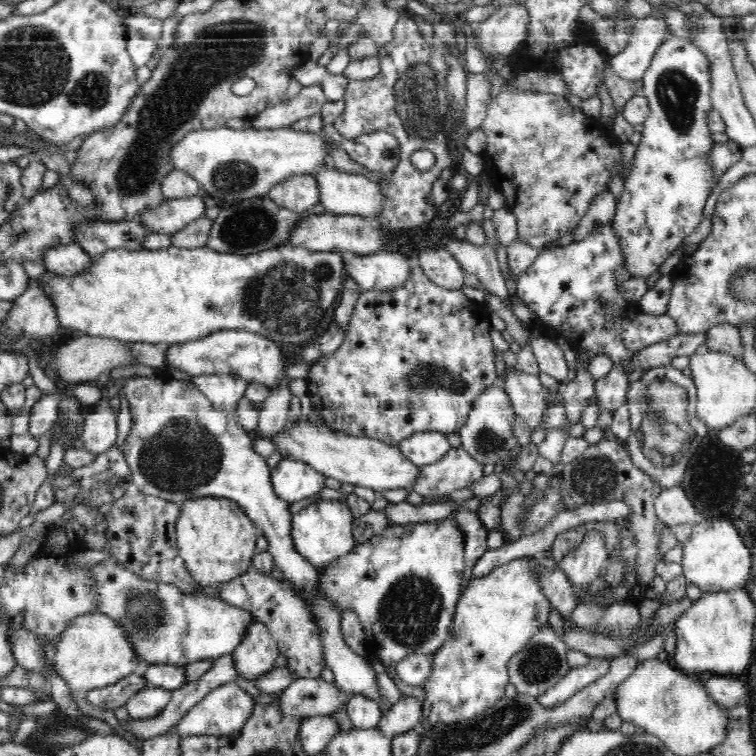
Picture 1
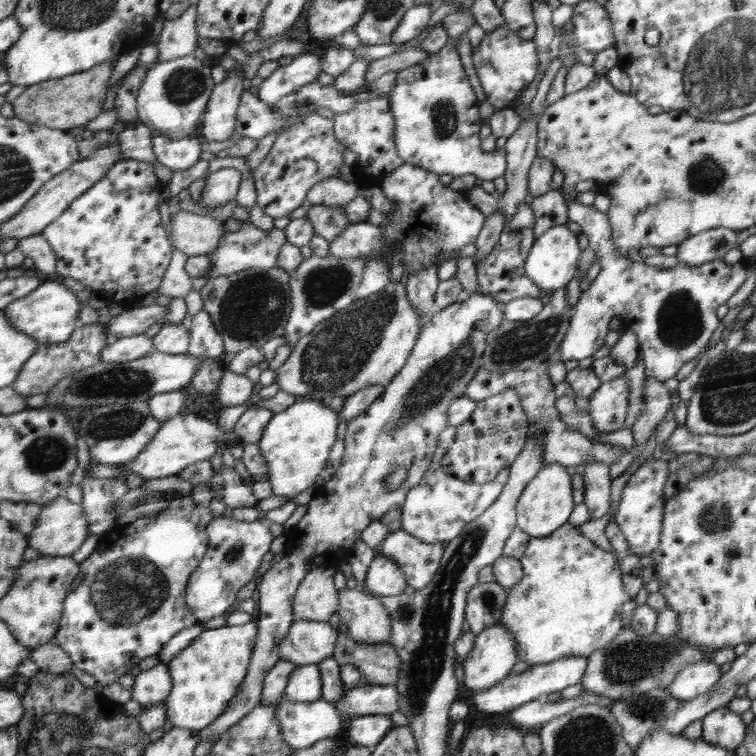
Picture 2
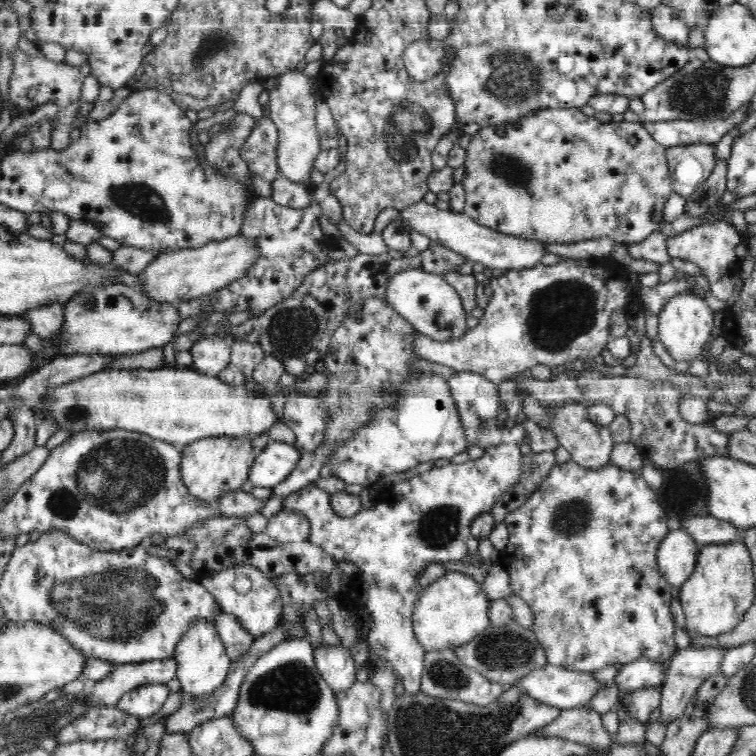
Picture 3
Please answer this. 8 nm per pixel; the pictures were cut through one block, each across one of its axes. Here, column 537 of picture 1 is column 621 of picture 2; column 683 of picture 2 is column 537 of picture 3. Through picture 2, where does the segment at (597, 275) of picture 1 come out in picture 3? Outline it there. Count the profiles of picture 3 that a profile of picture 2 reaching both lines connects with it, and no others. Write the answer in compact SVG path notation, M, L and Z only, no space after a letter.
M602 258L598 259L598 262L586 260L583 263L566 259L566 262L561 261L550 266L539 262L534 267L496 273L489 279L494 293L476 328L469 330L464 339L447 343L438 342L418 333L416 352L431 363L450 367L457 373L477 373L495 385L502 384L514 376L522 376L522 372L532 370L538 364L556 368L576 360L588 360L592 356L600 356L608 345L612 312L624 306L628 308L628 300L632 300L632 294L626 288L628 274L614 274L618 270L610 270L610 274L604 274L604 268L610 270L610 266L602 262Z

